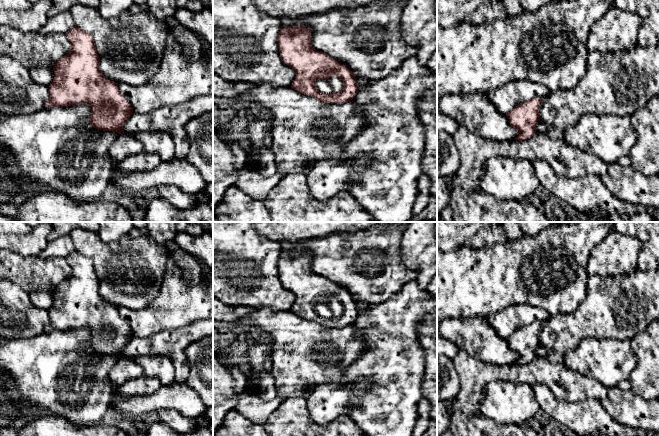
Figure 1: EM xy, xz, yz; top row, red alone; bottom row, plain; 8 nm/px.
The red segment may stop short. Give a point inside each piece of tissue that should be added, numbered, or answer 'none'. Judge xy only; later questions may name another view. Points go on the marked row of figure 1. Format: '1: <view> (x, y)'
none

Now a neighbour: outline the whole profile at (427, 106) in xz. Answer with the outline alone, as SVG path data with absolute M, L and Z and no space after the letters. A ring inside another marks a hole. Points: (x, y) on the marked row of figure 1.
M437 89L423 94L417 103L418 118L425 130L422 156L423 174L431 181L431 194L437 197Z

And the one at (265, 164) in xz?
M270 145L260 151L258 159L255 162L248 162L247 165L264 177L273 176L277 172L274 154Z

